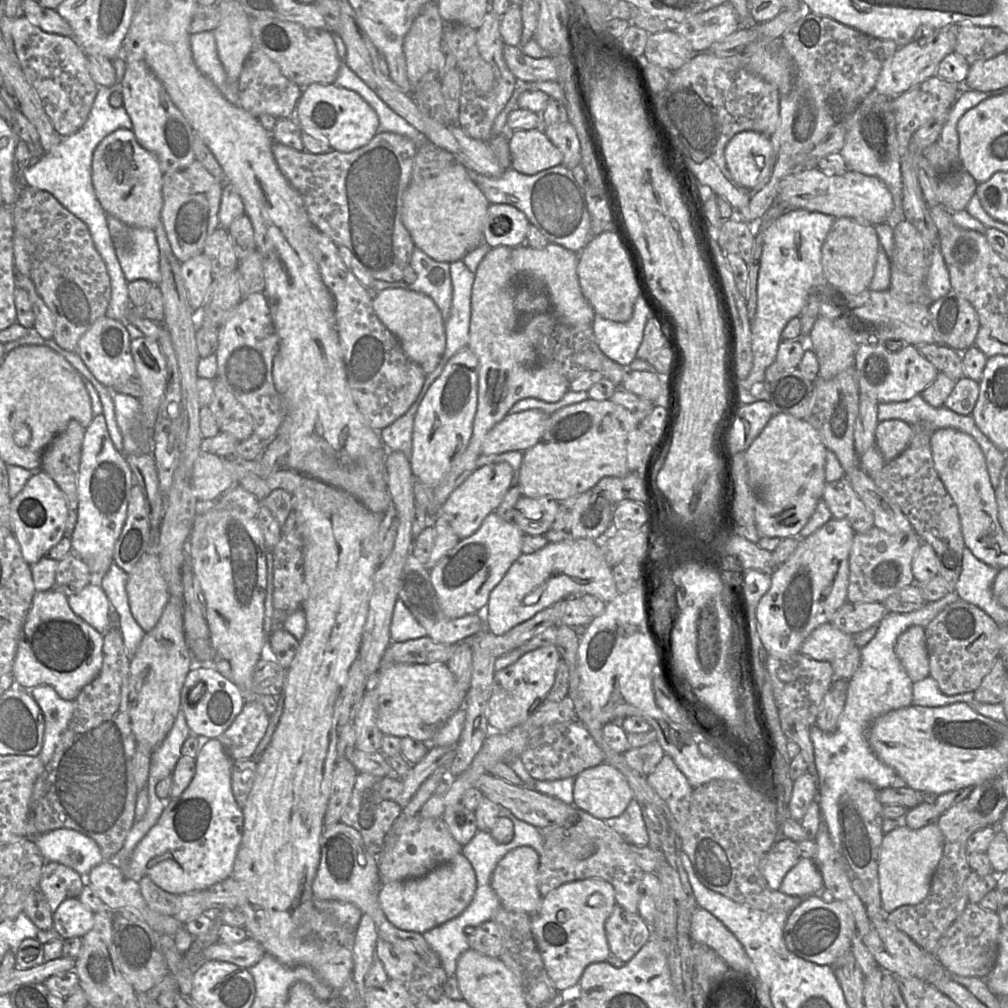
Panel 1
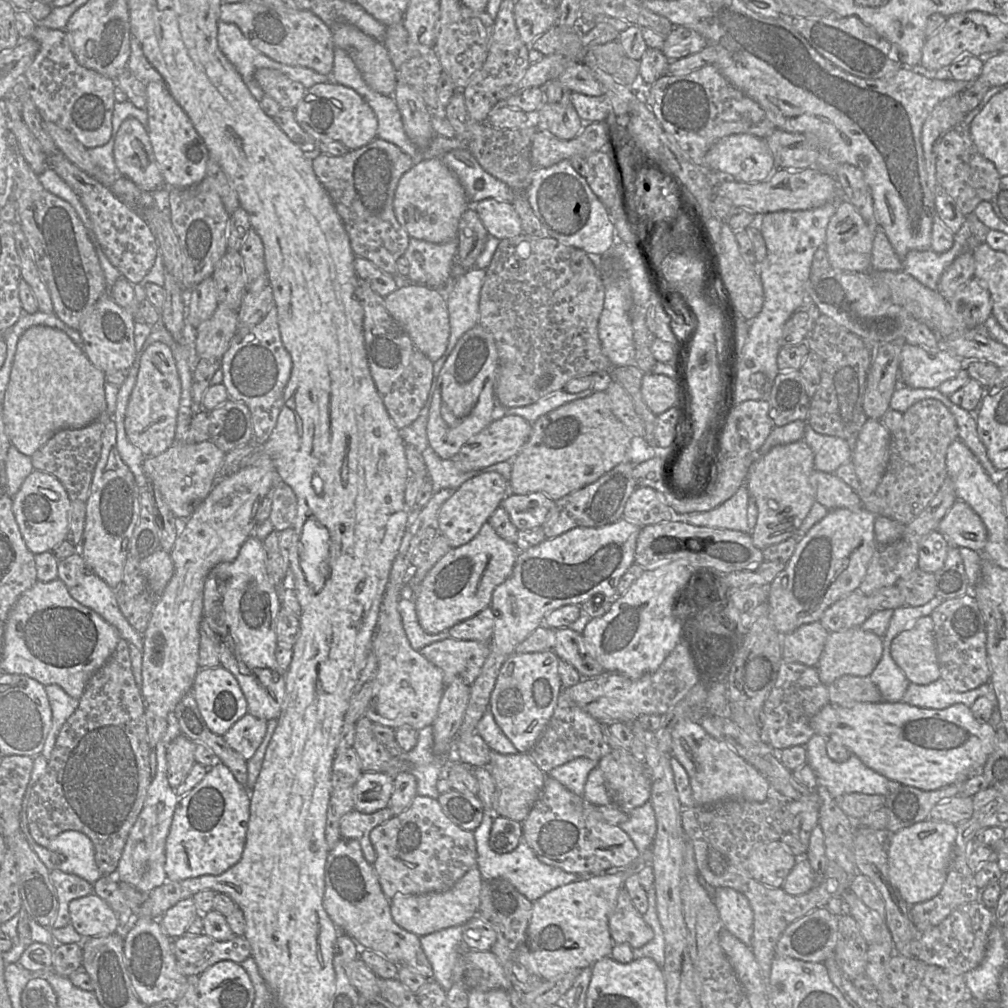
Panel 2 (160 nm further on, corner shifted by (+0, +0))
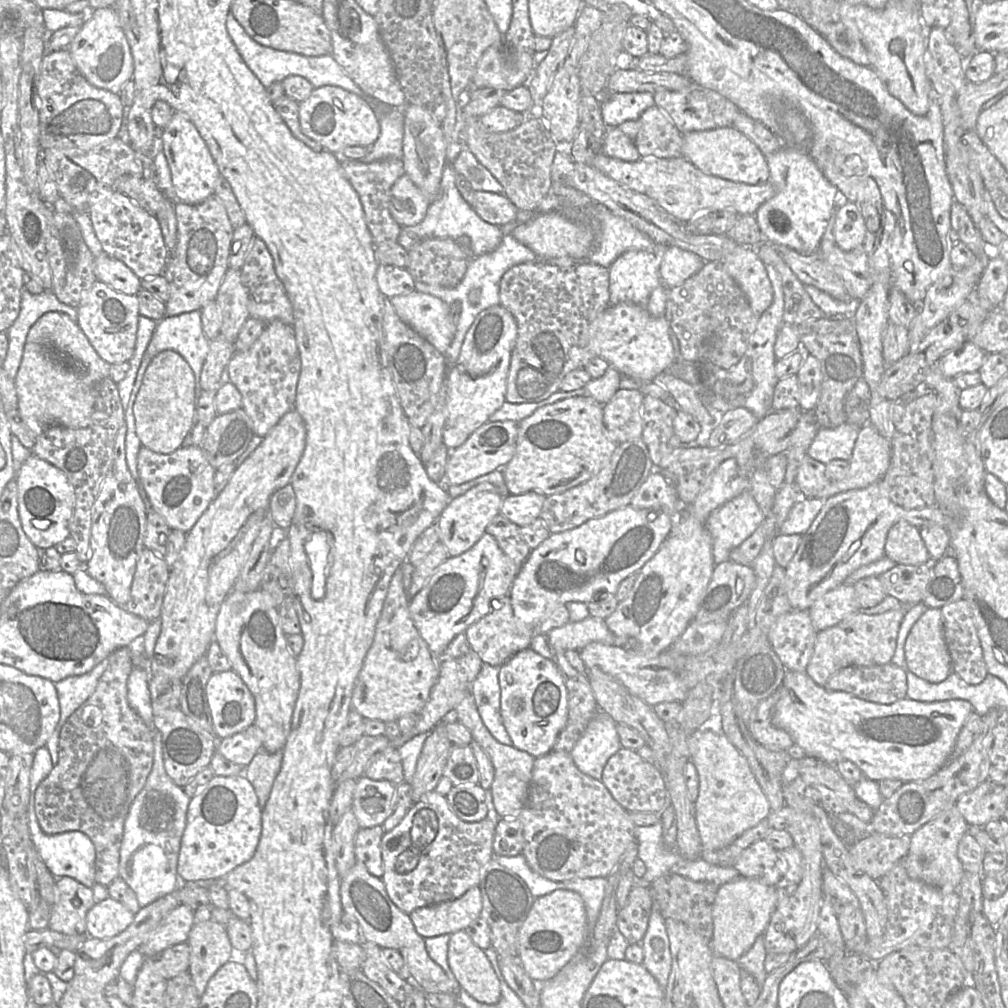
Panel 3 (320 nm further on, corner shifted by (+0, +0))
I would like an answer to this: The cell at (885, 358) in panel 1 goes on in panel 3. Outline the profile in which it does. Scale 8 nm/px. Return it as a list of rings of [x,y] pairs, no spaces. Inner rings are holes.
[[[972,342],[950,351],[939,359],[937,365],[942,374],[953,379],[964,373],[978,372],[987,353]]]

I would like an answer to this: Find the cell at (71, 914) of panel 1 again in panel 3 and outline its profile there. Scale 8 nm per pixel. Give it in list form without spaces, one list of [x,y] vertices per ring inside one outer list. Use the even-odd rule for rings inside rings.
[[[99,894],[96,903],[86,915],[86,934],[89,937],[107,939],[124,931],[135,914],[123,904],[105,894]]]

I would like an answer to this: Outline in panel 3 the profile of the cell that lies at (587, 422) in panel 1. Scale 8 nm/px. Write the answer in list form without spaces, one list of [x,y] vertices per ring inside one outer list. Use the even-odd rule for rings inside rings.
[[[572,397],[541,407],[518,424],[515,454],[501,469],[507,491],[511,495],[537,492],[546,497],[562,493],[595,476],[608,464],[617,445],[620,444],[612,441],[605,429],[603,405],[592,397]]]

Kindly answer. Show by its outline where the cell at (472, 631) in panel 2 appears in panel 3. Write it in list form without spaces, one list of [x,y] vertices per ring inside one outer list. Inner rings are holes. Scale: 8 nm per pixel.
[[[509,595],[491,600],[491,611],[469,626],[464,634],[470,648],[485,664],[500,667],[516,653],[530,647],[534,629],[517,620],[513,613]]]

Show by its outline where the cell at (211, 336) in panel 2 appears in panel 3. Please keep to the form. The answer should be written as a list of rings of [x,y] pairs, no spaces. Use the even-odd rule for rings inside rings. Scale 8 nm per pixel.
[[[222,335],[210,340],[209,352],[200,374],[202,390],[217,391],[223,385],[220,383],[221,374],[235,352],[234,343],[229,342]]]

